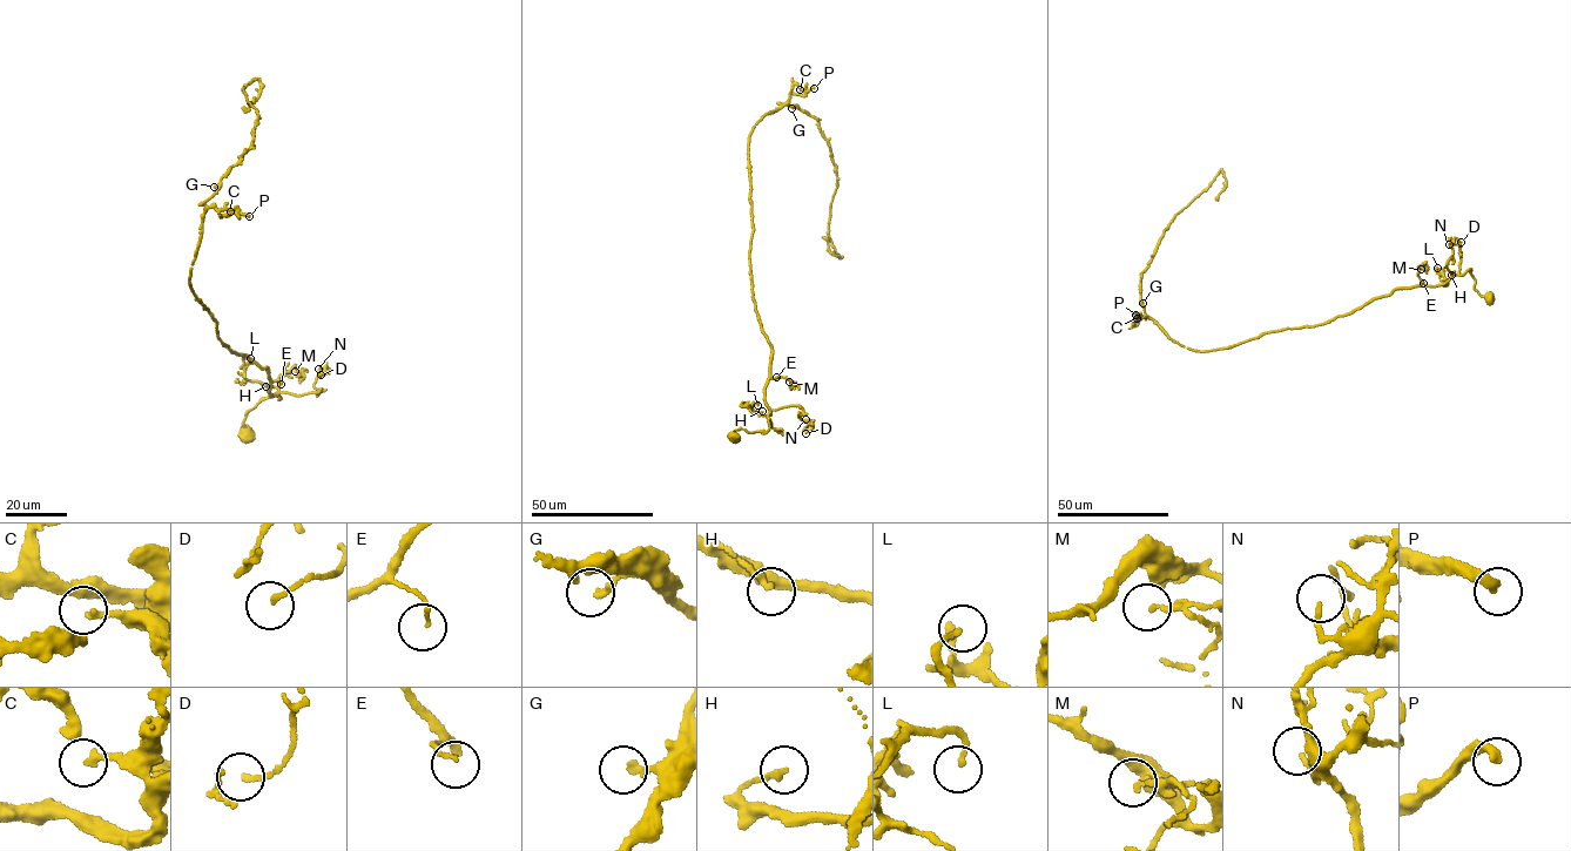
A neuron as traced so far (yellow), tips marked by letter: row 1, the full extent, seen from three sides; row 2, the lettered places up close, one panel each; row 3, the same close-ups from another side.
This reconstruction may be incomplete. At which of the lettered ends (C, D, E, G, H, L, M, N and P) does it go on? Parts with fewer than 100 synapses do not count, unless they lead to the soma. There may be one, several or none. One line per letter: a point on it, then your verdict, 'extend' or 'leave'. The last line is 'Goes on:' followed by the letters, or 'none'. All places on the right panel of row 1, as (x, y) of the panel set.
C: at (1137, 318); leave
D: at (1461, 242); leave
E: at (1423, 283); leave
G: at (1143, 303); leave
H: at (1451, 275); leave
L: at (1437, 268); leave
M: at (1421, 269); leave
N: at (1449, 244); leave
P: at (1135, 315); extend
Goes on: P

